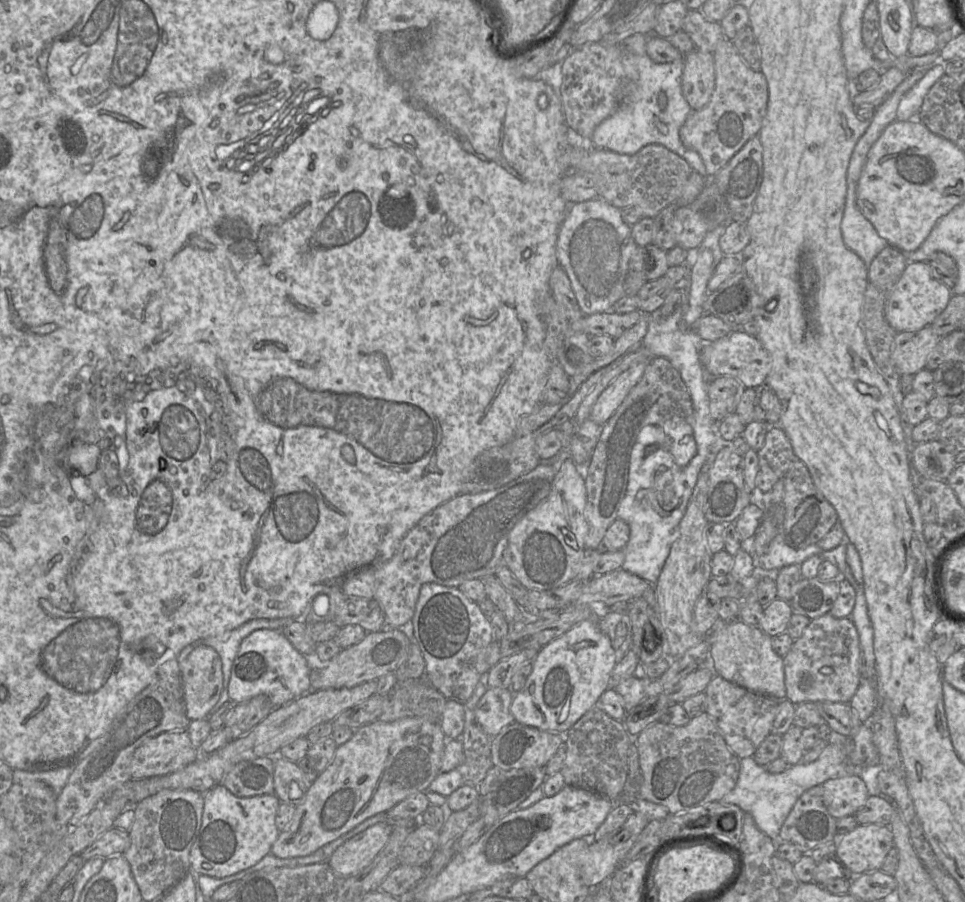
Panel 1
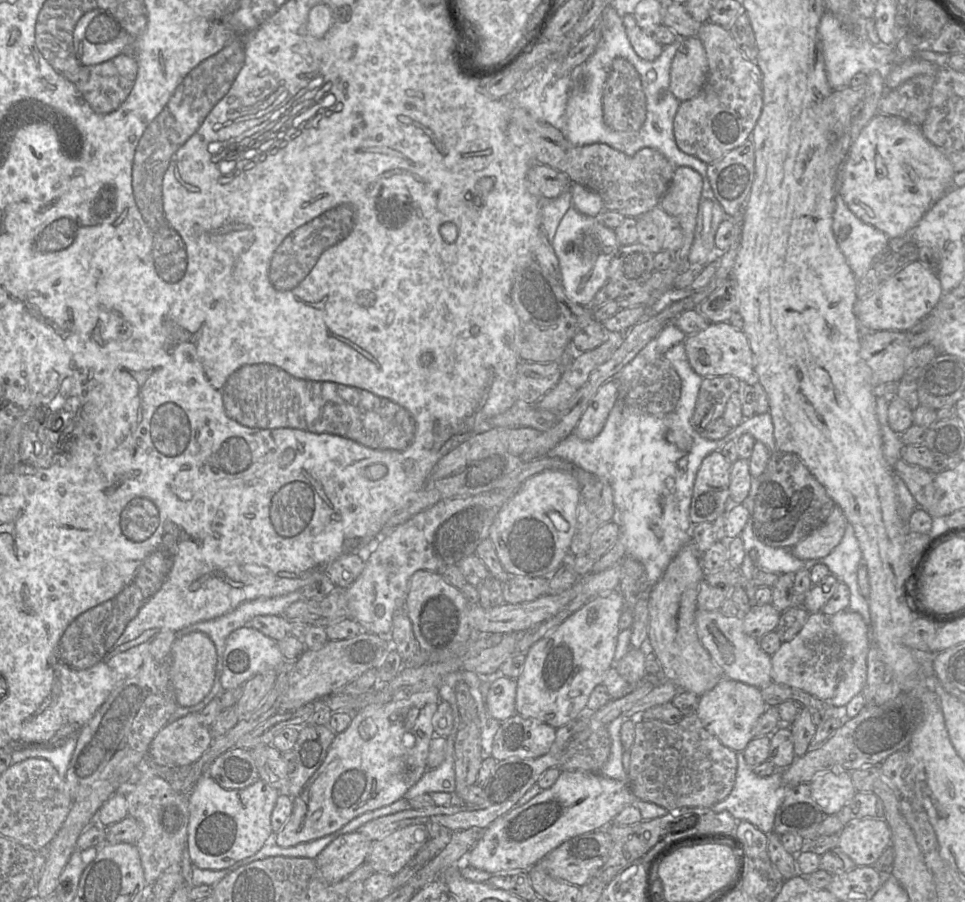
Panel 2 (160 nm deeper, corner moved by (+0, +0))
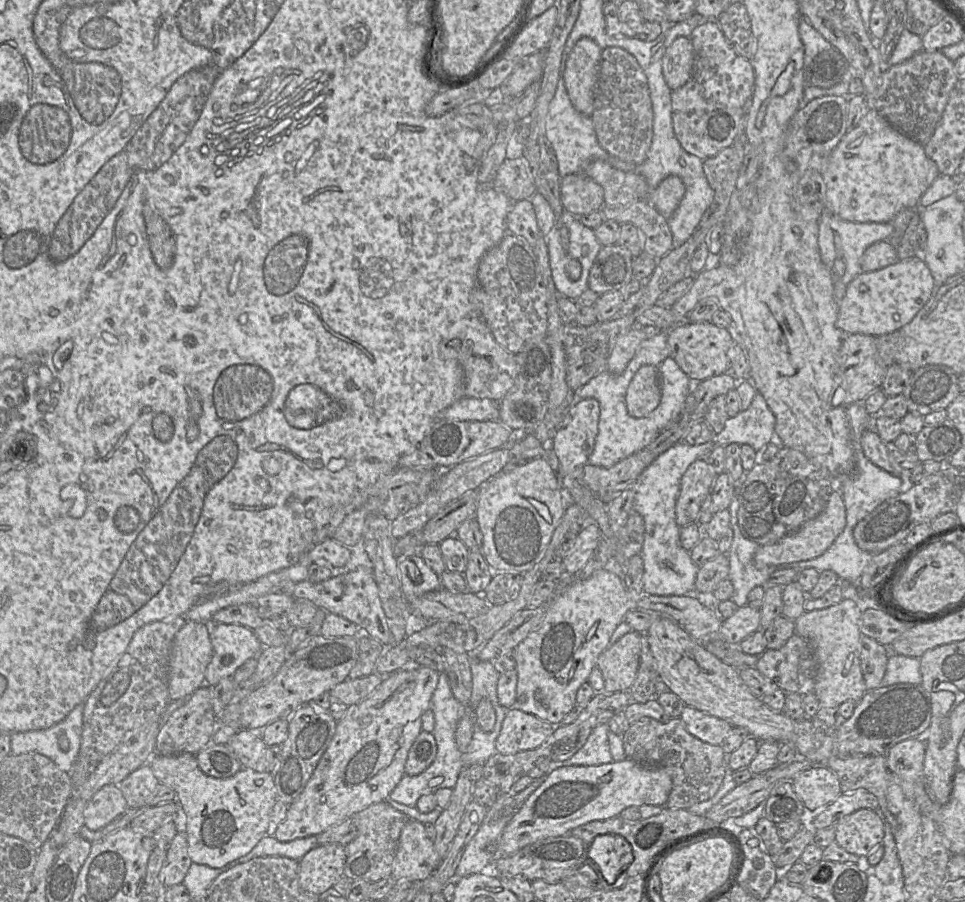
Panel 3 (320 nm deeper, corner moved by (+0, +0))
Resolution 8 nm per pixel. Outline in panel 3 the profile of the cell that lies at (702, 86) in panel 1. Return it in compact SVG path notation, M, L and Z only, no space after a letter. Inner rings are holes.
M678 37L665 50L662 73L671 91L682 87L691 77L694 51L689 37Z

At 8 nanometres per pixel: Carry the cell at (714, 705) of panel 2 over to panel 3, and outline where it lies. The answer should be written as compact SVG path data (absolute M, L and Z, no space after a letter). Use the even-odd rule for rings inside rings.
M690 706L684 707L679 718L692 736L714 746L720 746L733 729L729 722Z

